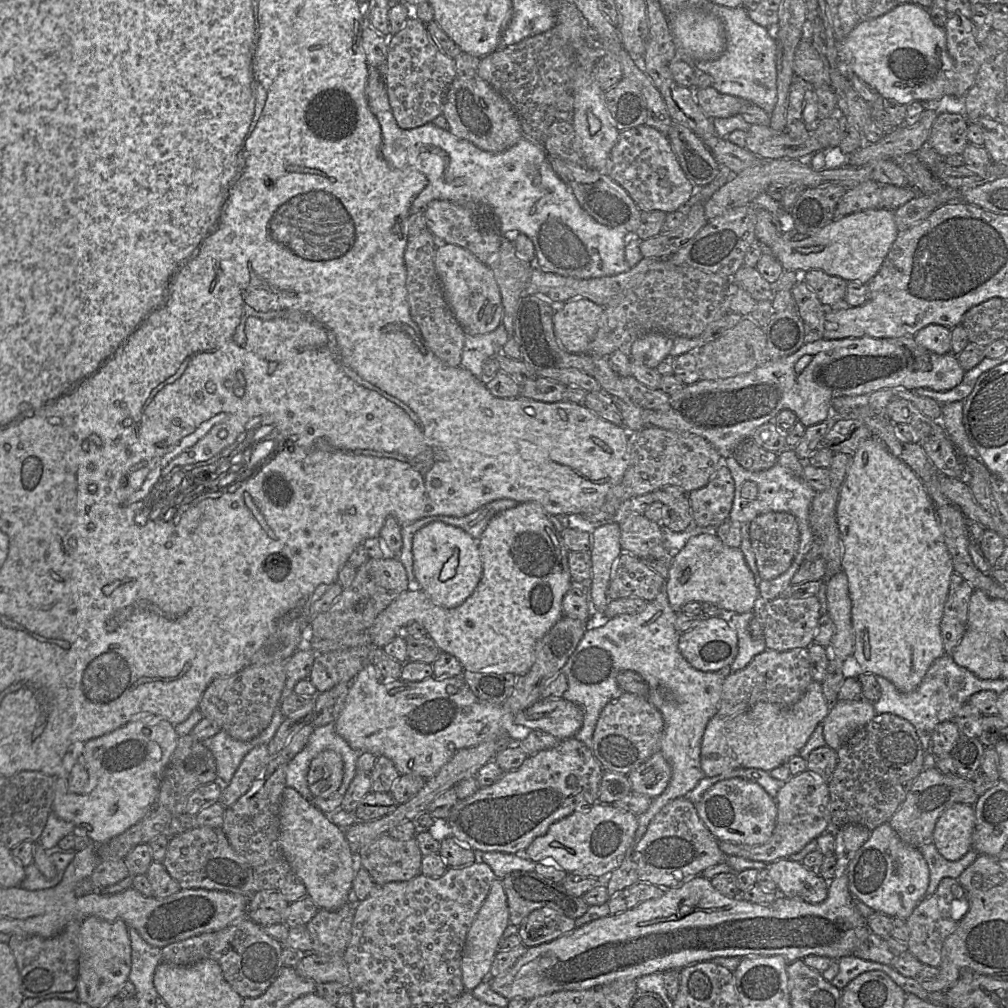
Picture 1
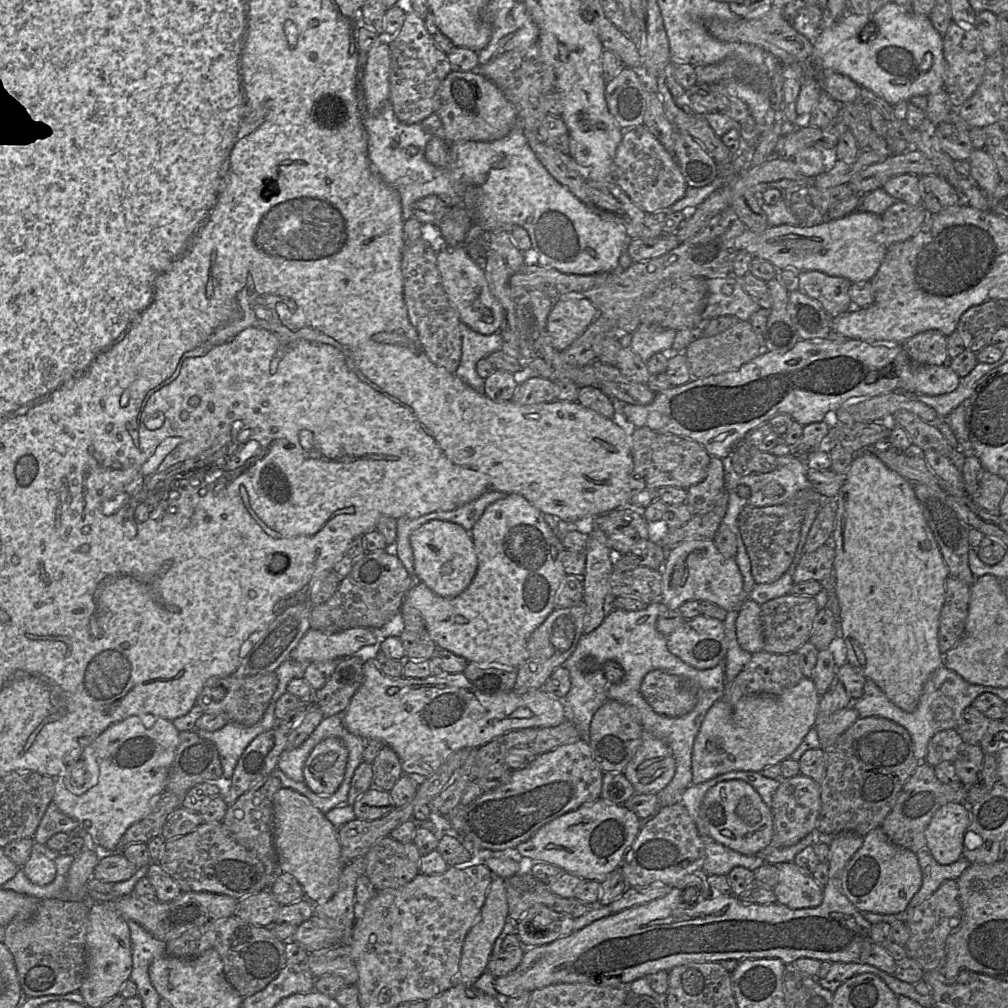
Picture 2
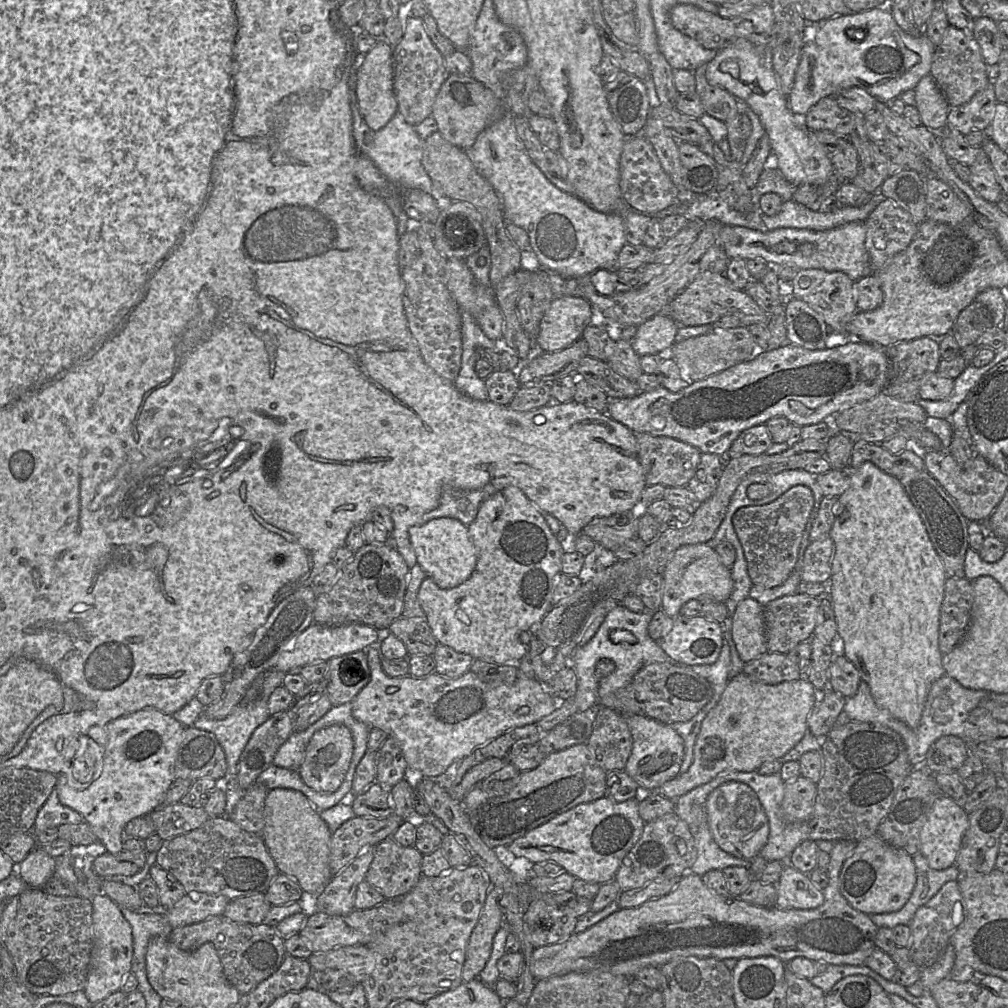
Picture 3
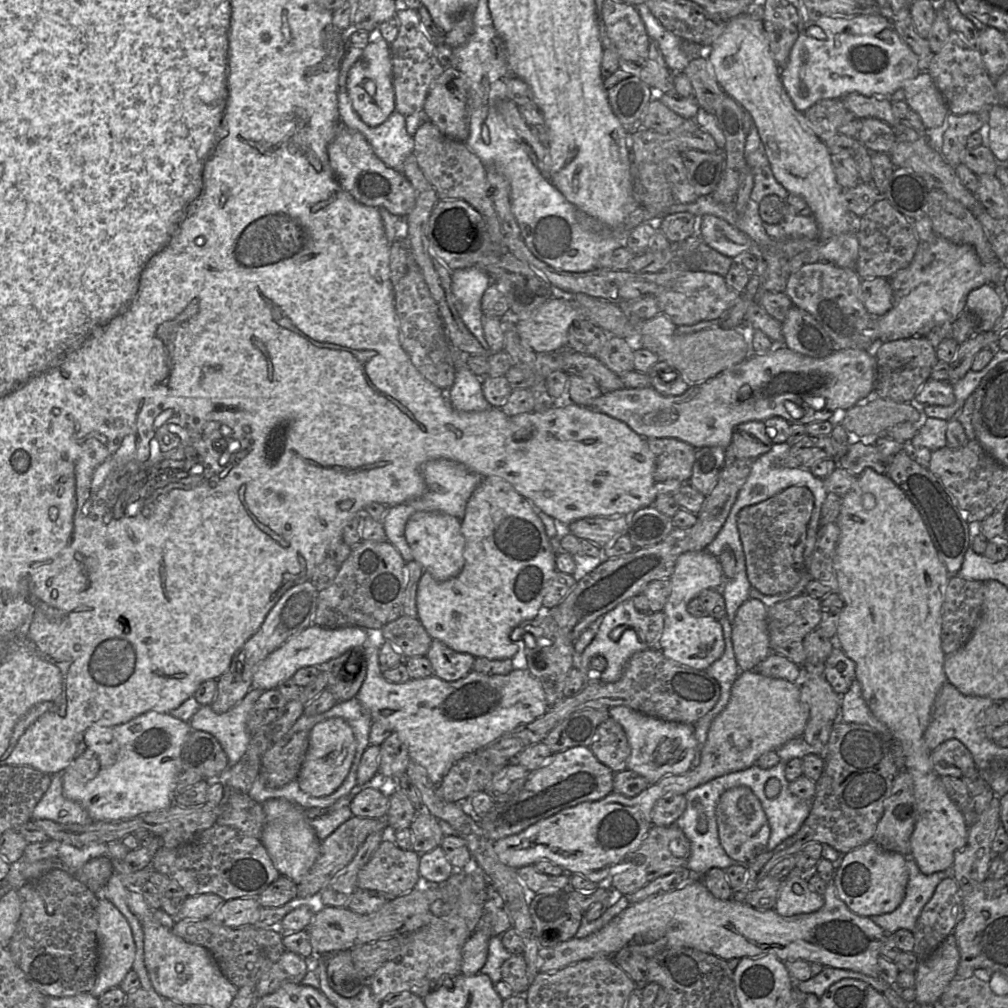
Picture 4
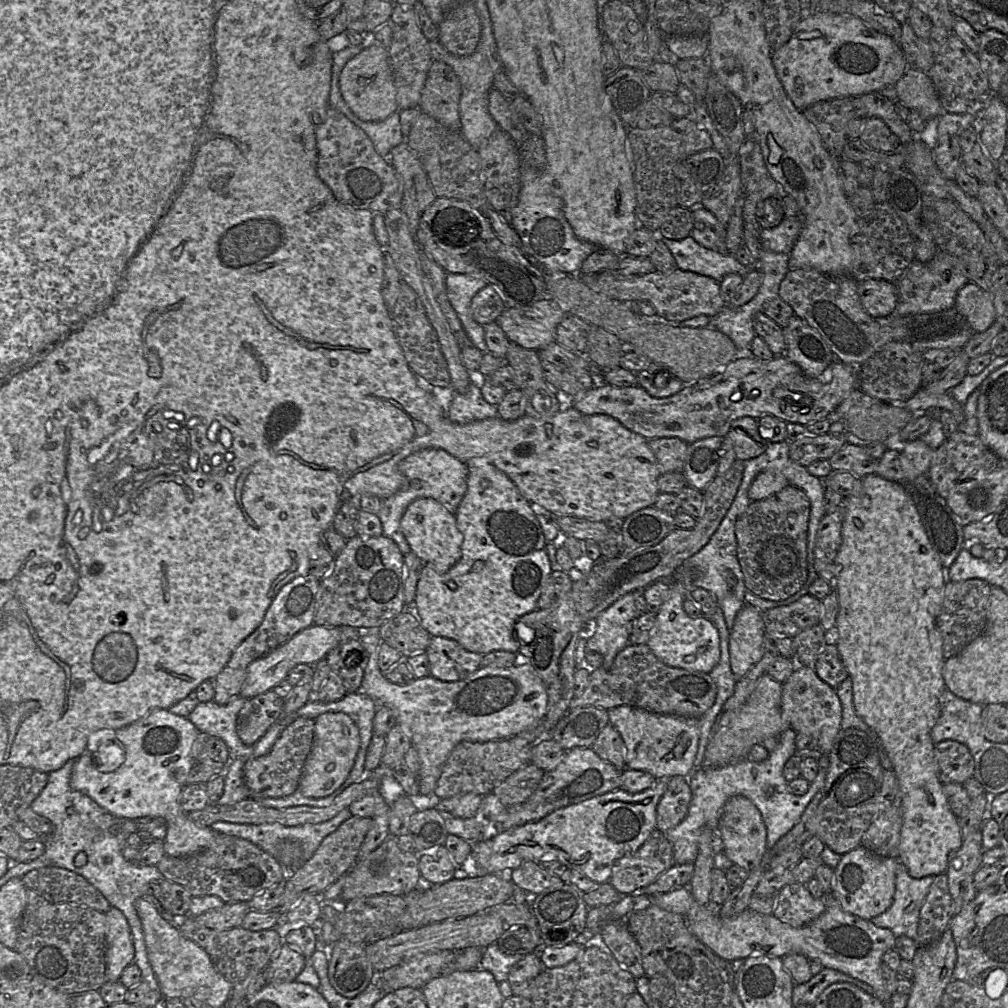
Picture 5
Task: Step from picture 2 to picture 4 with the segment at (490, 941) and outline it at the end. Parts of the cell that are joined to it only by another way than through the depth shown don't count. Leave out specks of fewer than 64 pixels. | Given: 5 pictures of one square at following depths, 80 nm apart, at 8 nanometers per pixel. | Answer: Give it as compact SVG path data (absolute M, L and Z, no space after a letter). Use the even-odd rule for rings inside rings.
M484 911L473 933L462 948L461 973L463 975L471 976L480 972L487 960L491 937L491 915Z

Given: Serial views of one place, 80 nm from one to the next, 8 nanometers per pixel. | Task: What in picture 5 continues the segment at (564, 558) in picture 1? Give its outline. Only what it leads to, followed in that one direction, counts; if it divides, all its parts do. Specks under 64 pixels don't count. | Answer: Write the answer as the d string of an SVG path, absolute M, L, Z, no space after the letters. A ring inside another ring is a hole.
M471 458L466 462L466 465L468 467L467 491L455 512L457 528L463 535L461 558L452 568L443 573L436 571L431 565L424 565L417 584L414 612L419 618L423 628L431 636L441 636L453 639L470 652L481 655L498 650L516 653L518 652L519 647L525 644L514 635L514 626L523 615L537 609L537 601L541 595L542 589L550 574L553 572L546 551L547 542L537 519L537 508L531 505L521 495L515 484L502 471L481 458Z

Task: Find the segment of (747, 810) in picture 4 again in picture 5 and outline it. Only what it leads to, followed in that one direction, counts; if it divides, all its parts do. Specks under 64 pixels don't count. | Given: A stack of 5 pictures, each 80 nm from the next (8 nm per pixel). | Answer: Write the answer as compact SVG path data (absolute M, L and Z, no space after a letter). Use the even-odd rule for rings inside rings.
M735 795L728 799L718 821L718 834L722 841L722 851L732 864L747 872L761 864L767 851L767 830L760 811L748 798Z

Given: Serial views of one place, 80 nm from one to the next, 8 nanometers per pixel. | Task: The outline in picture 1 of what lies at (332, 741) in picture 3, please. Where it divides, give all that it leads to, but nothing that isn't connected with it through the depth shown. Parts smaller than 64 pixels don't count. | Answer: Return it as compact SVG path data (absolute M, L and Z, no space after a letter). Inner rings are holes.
M324 750L309 765L309 789L315 797L327 798L338 790L343 775L344 763L341 755L333 750Z

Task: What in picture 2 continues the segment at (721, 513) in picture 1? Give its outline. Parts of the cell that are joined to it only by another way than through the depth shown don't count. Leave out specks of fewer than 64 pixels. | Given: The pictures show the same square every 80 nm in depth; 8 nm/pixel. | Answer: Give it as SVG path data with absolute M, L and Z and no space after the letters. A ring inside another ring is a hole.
M711 457L705 479L686 489L686 504L693 514L704 514L713 508L725 490L724 476L722 459Z

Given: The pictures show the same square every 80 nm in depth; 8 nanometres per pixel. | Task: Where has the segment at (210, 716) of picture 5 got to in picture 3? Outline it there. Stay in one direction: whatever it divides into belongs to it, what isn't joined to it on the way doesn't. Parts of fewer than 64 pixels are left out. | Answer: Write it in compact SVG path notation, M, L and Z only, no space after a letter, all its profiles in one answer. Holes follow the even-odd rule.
M271 669L263 675L261 694L258 698L249 703L239 703L224 719L216 720L209 717L203 712L194 722L193 727L202 731L212 733L222 747L227 763L227 773L224 777L224 781L227 781L230 776L236 776L240 755L247 745L251 735L261 724L267 721L270 717L268 711L269 697L277 687L283 686L285 675L286 673L284 672Z

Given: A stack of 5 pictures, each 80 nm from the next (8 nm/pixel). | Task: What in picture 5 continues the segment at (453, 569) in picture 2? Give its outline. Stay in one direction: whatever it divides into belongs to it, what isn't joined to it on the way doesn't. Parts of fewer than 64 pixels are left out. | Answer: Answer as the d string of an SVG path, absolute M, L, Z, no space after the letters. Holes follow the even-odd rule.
M417 498L407 507L400 521L401 530L411 550L425 563L431 565L438 572L447 572L461 558L463 535L456 525L454 514L443 504L433 498Z

